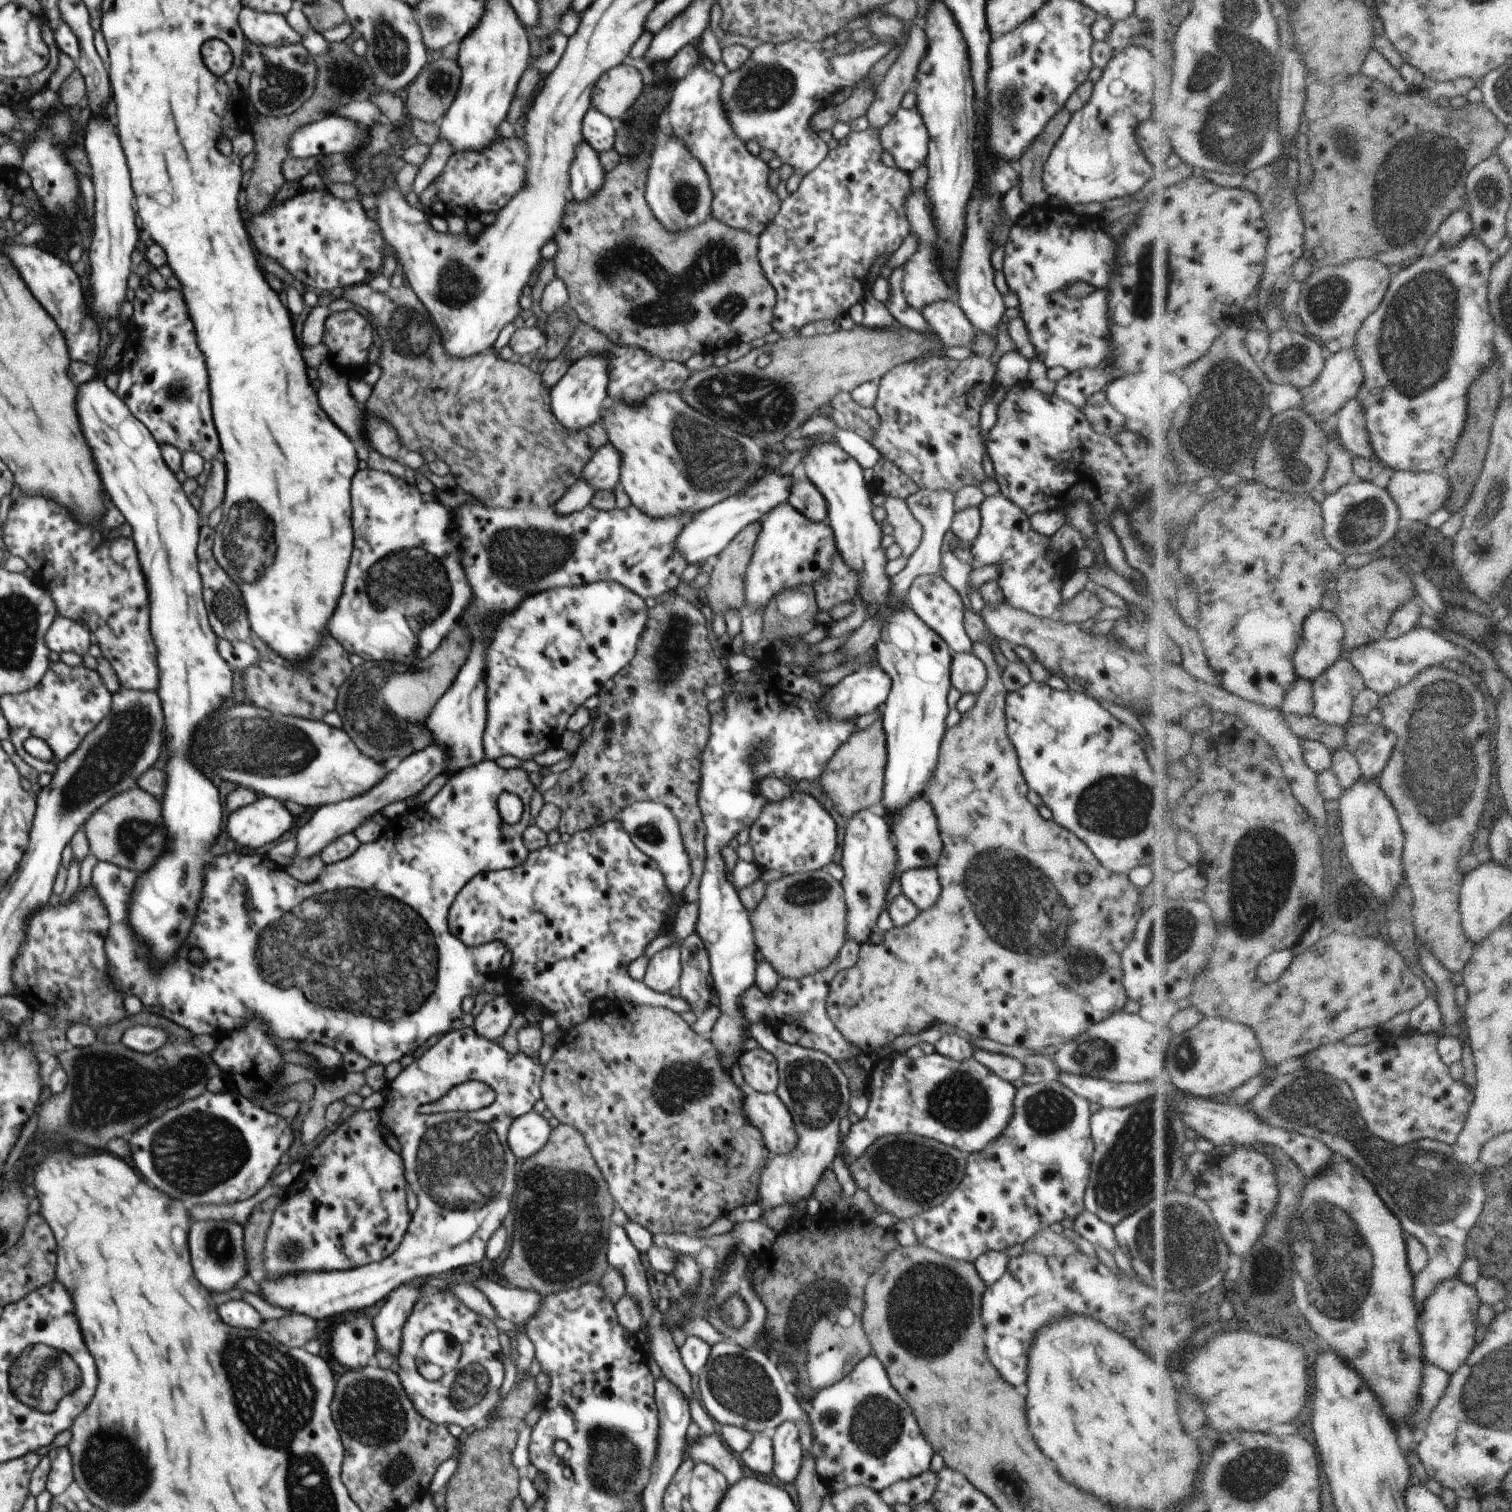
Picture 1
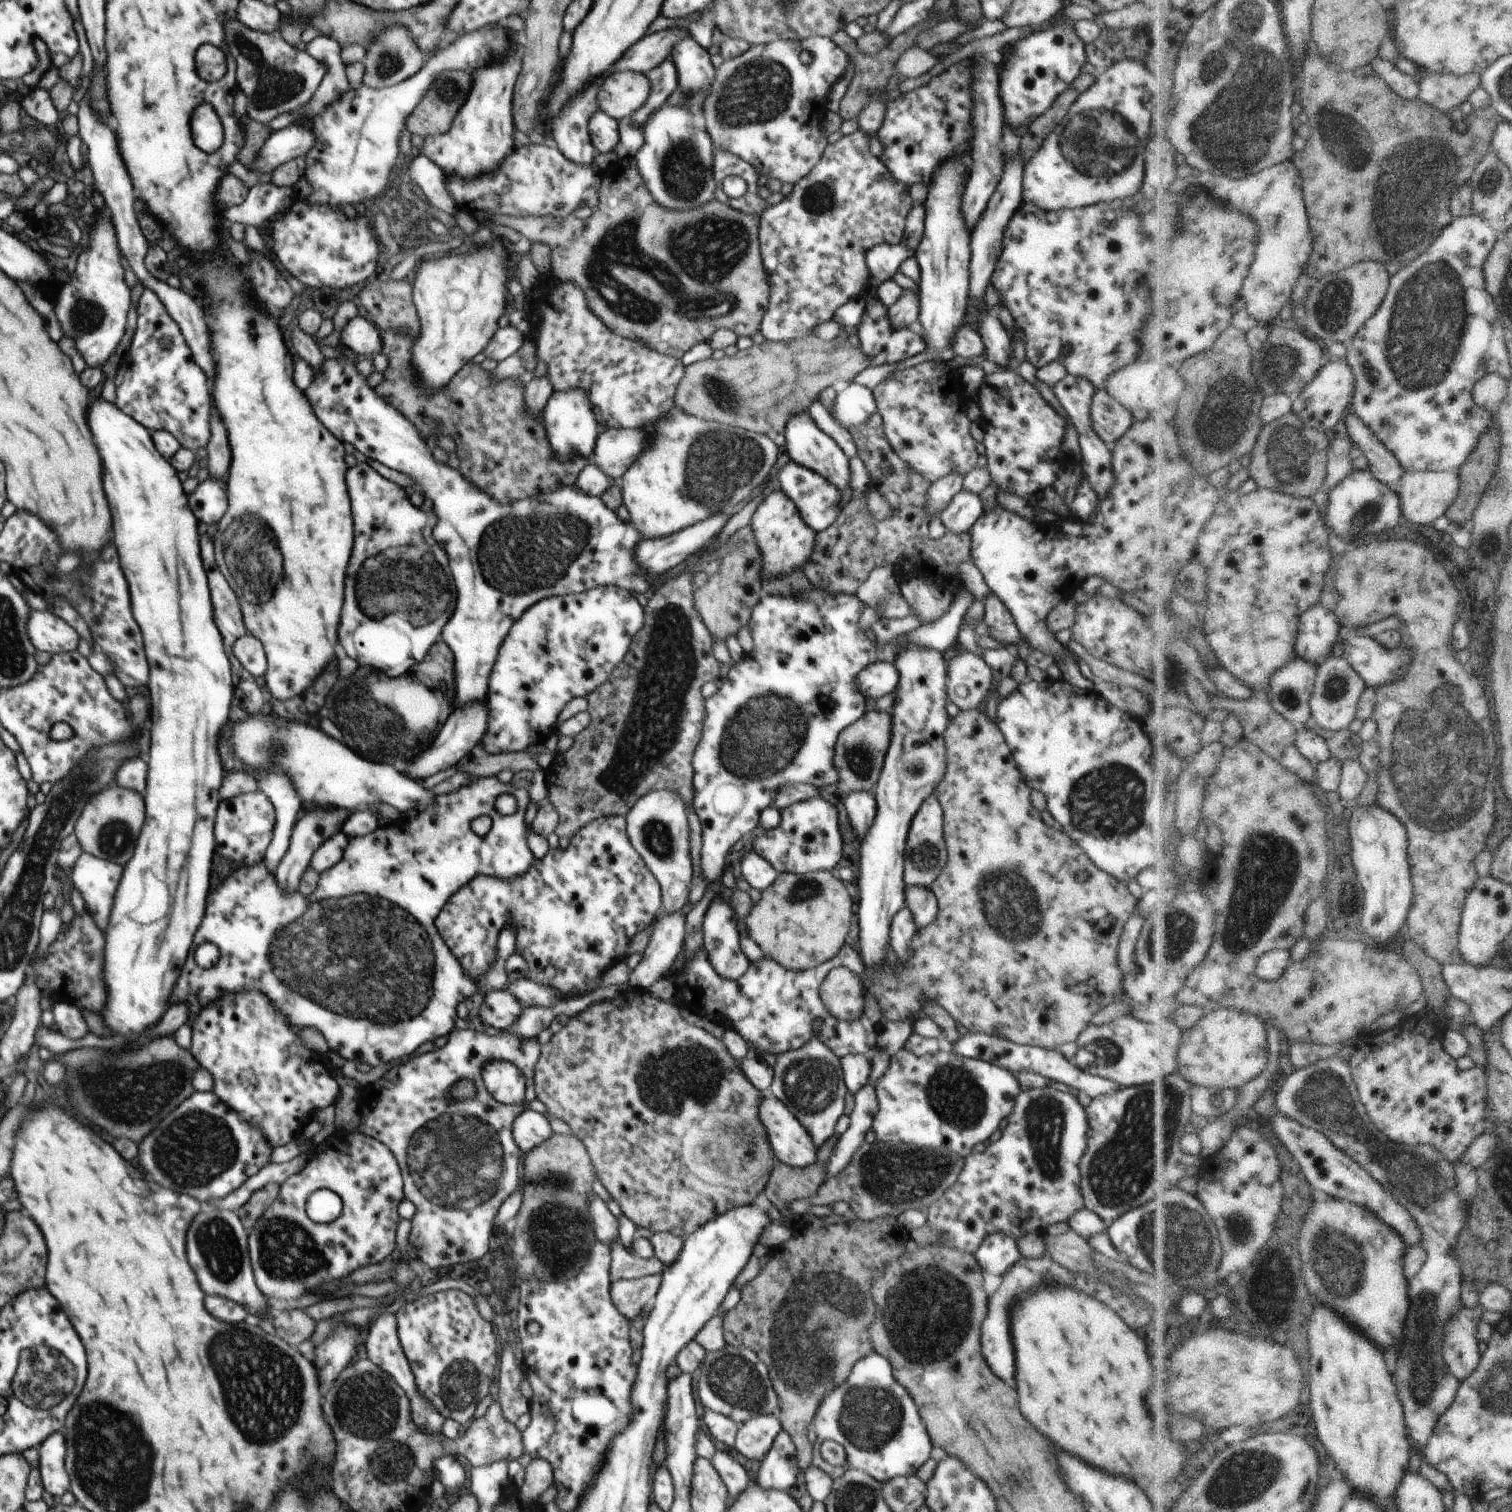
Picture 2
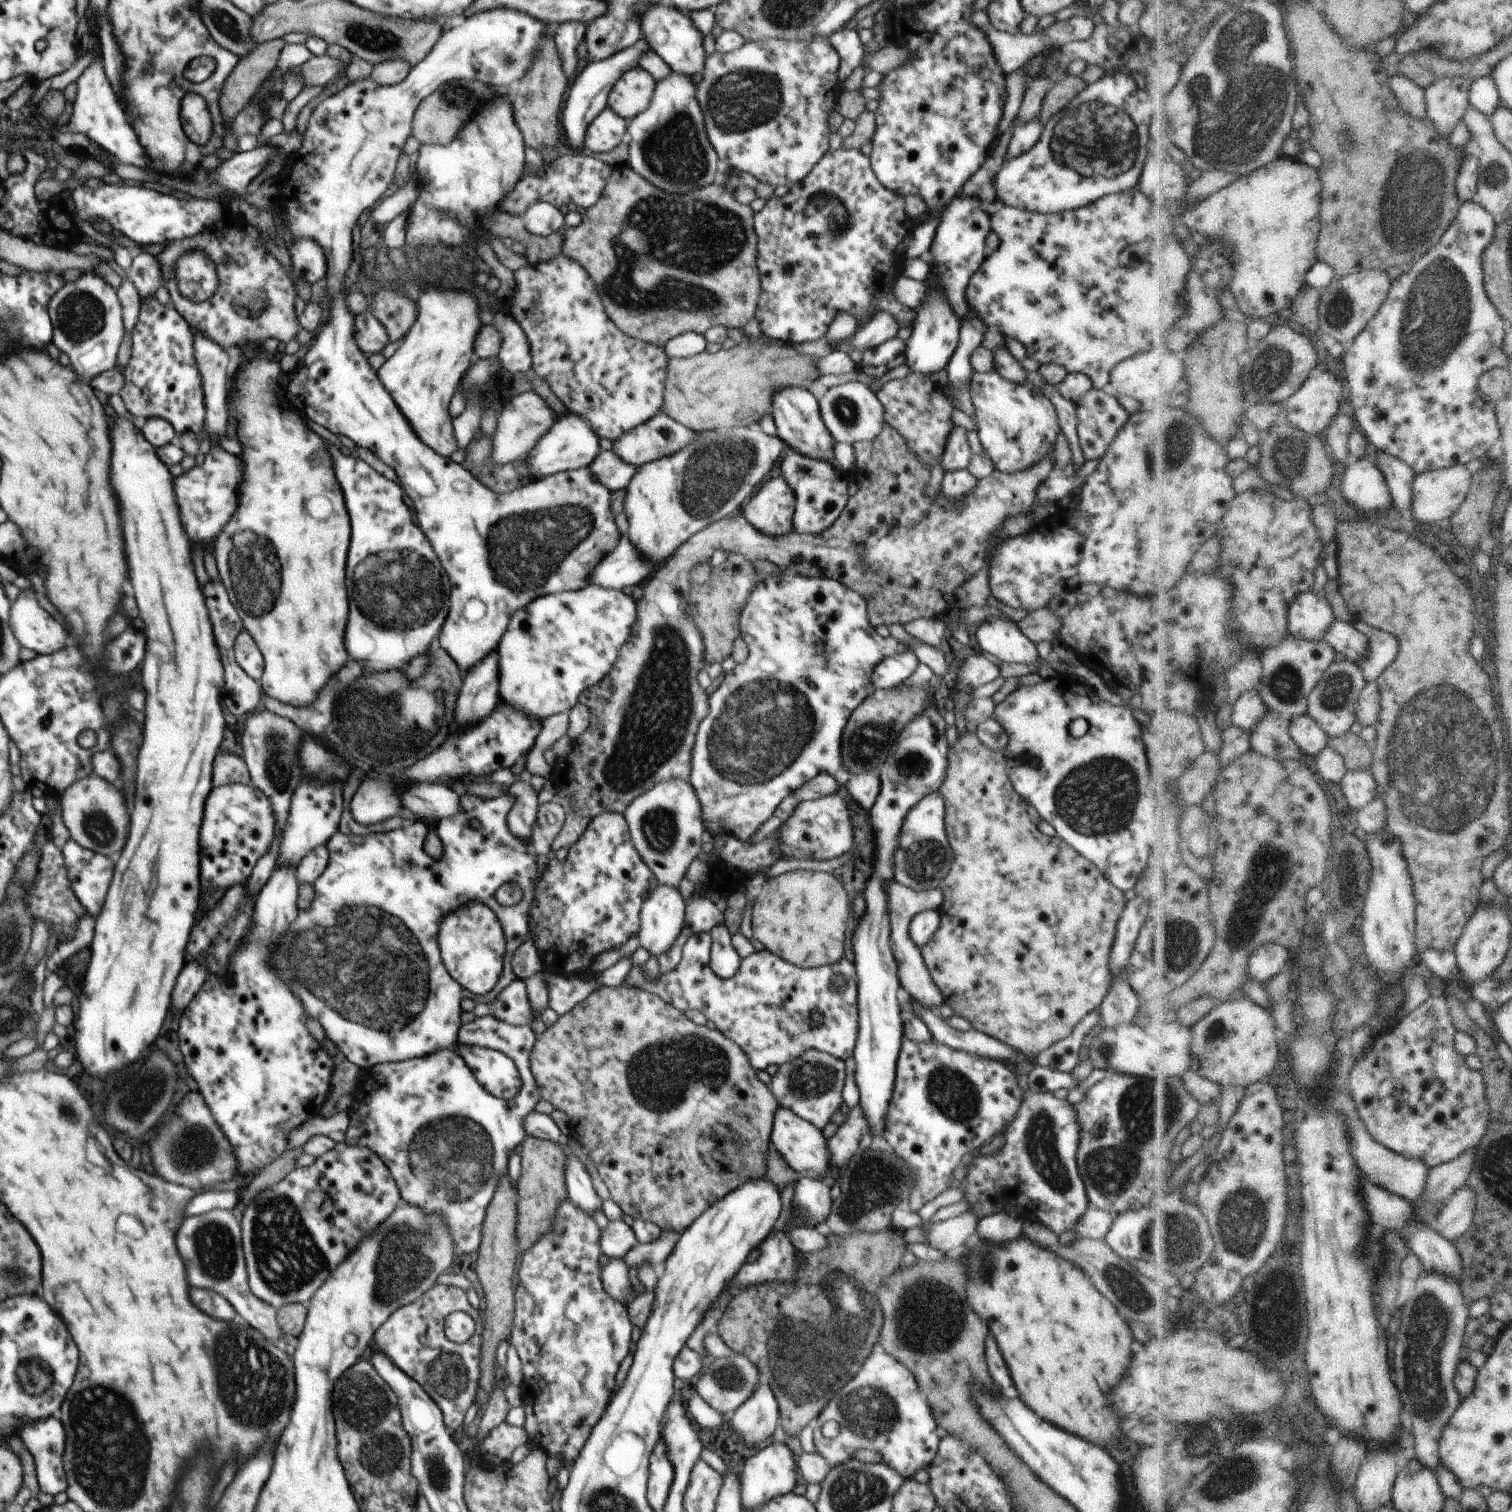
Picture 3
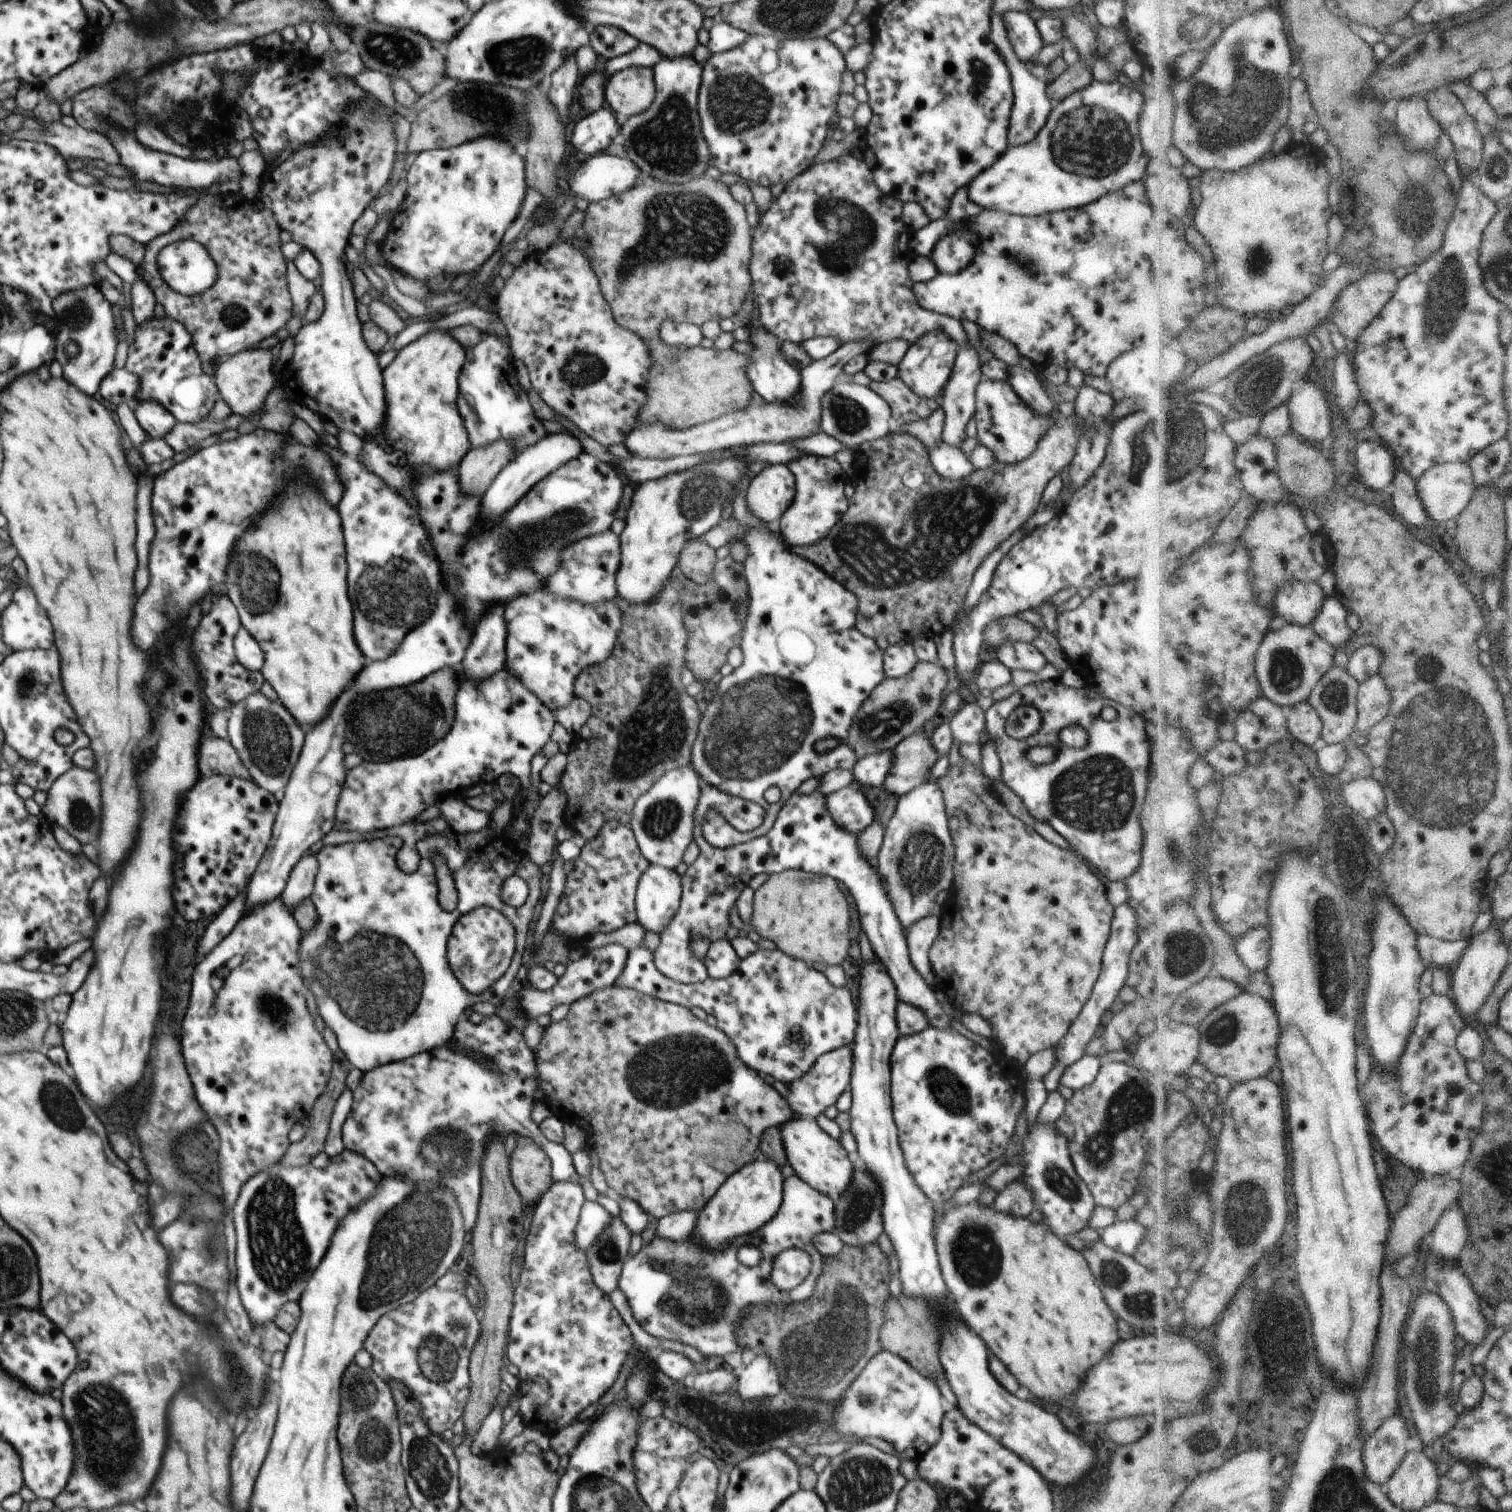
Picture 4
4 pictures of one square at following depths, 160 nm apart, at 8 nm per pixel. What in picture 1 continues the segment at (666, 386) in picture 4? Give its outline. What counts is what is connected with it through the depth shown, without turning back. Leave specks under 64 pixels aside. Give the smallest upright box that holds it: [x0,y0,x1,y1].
[681,325,946,445]

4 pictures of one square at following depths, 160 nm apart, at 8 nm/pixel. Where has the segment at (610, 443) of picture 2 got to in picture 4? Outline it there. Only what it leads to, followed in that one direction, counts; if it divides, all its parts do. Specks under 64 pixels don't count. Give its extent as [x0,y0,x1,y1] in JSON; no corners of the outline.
[624,339,874,459]

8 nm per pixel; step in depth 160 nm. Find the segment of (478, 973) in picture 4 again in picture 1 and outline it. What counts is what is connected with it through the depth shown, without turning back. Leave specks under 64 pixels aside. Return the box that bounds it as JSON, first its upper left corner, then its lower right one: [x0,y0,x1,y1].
[448,819,691,1032]

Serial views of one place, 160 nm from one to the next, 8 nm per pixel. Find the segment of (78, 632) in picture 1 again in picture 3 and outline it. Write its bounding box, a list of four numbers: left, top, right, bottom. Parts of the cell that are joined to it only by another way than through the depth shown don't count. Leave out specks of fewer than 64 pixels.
[9,584,68,655]

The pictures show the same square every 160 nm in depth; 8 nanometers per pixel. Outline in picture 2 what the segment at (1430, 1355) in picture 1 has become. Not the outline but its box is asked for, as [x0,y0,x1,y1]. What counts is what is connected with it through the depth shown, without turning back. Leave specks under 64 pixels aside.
[1445,1303,1486,1383]

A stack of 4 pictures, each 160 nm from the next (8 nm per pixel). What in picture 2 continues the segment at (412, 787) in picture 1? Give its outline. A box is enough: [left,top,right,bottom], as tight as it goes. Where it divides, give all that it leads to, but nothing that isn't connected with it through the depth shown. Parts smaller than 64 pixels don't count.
[274,702,489,892]

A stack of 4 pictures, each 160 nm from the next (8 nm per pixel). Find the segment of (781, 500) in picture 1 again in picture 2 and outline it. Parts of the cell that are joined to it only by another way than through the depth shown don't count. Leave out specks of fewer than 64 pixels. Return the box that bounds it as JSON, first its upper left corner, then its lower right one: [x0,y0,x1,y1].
[635,513,730,576]

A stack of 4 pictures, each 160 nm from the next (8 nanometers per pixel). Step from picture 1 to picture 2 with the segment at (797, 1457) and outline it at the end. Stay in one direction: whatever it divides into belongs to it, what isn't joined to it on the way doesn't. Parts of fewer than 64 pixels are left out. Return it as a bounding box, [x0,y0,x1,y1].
[756,1430,799,1491]

